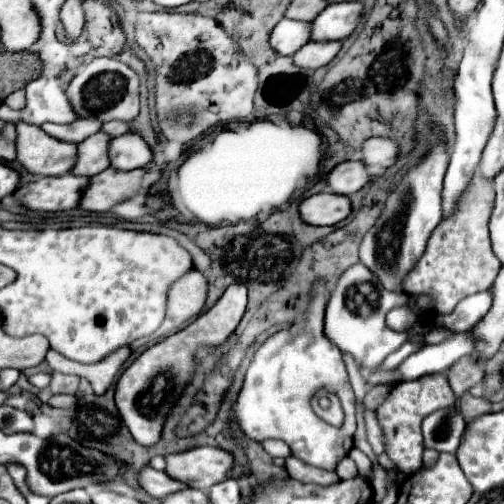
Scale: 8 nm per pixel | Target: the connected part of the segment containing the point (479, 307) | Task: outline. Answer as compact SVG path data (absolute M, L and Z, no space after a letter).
M489 291L475 293L463 299L449 315L433 315L433 325L451 329L453 333L463 333L469 331L487 313L487 307L491 307Z

